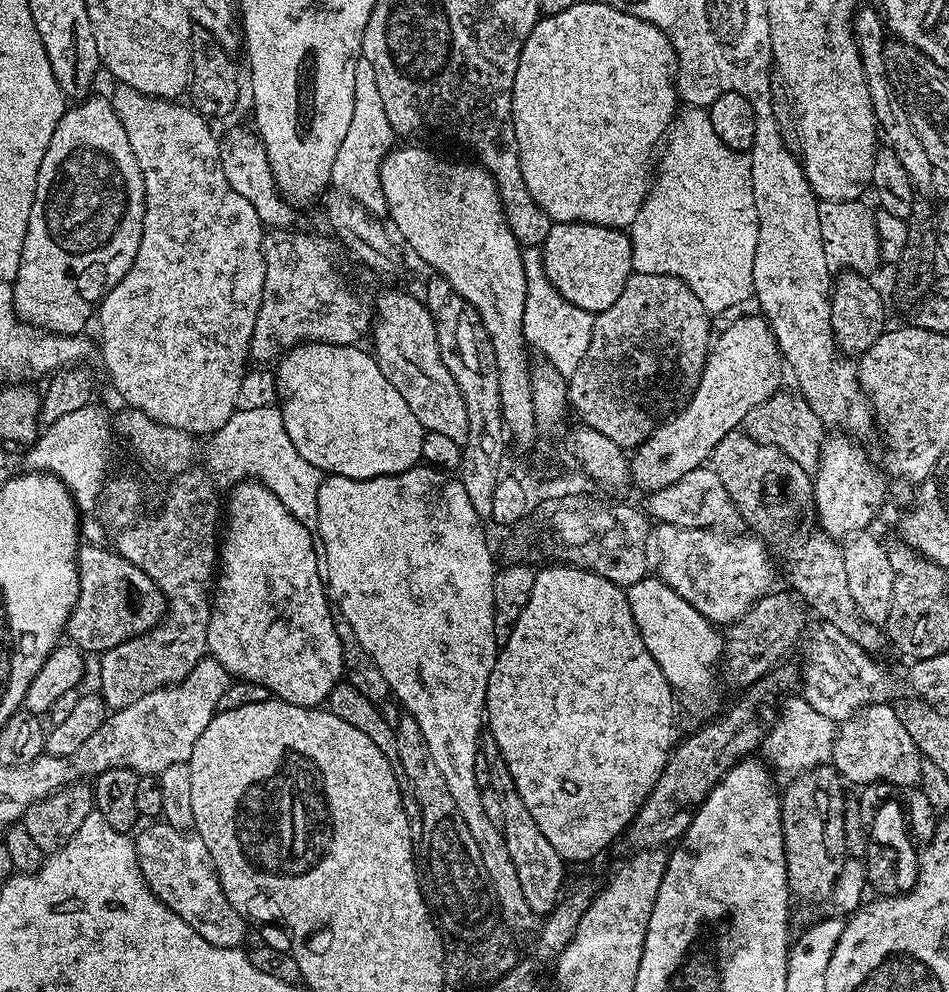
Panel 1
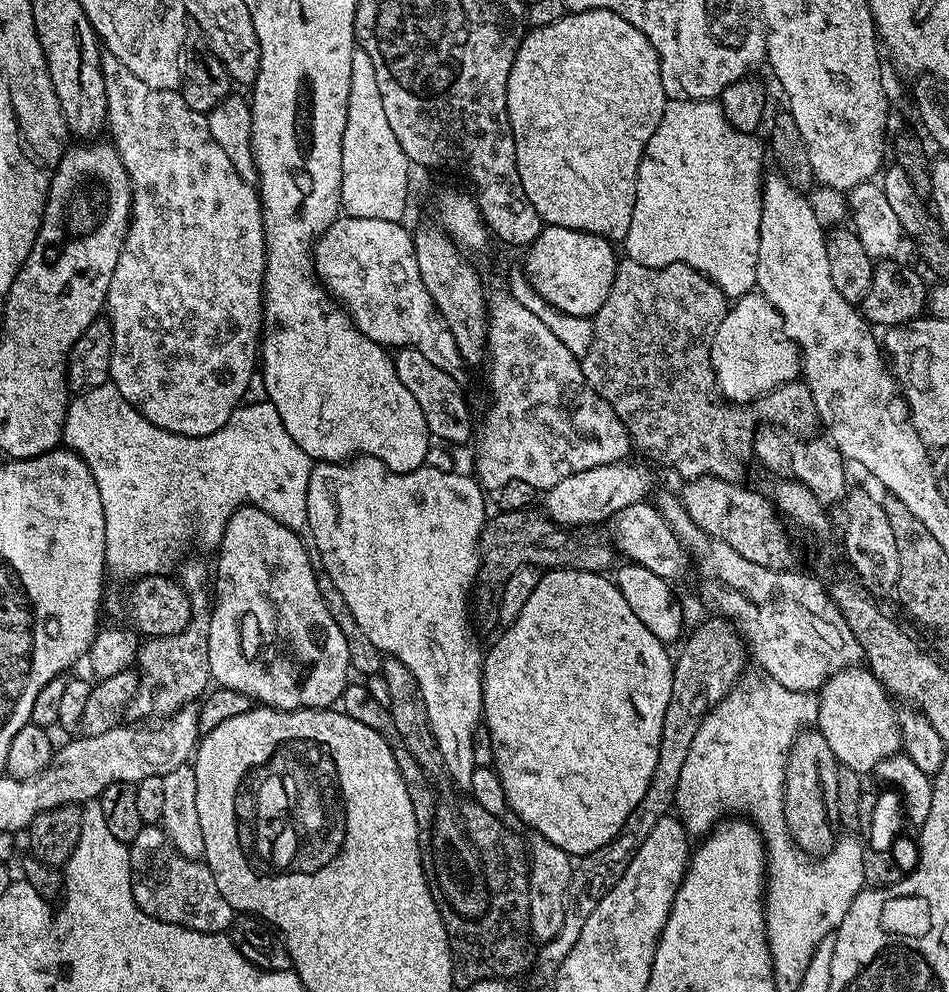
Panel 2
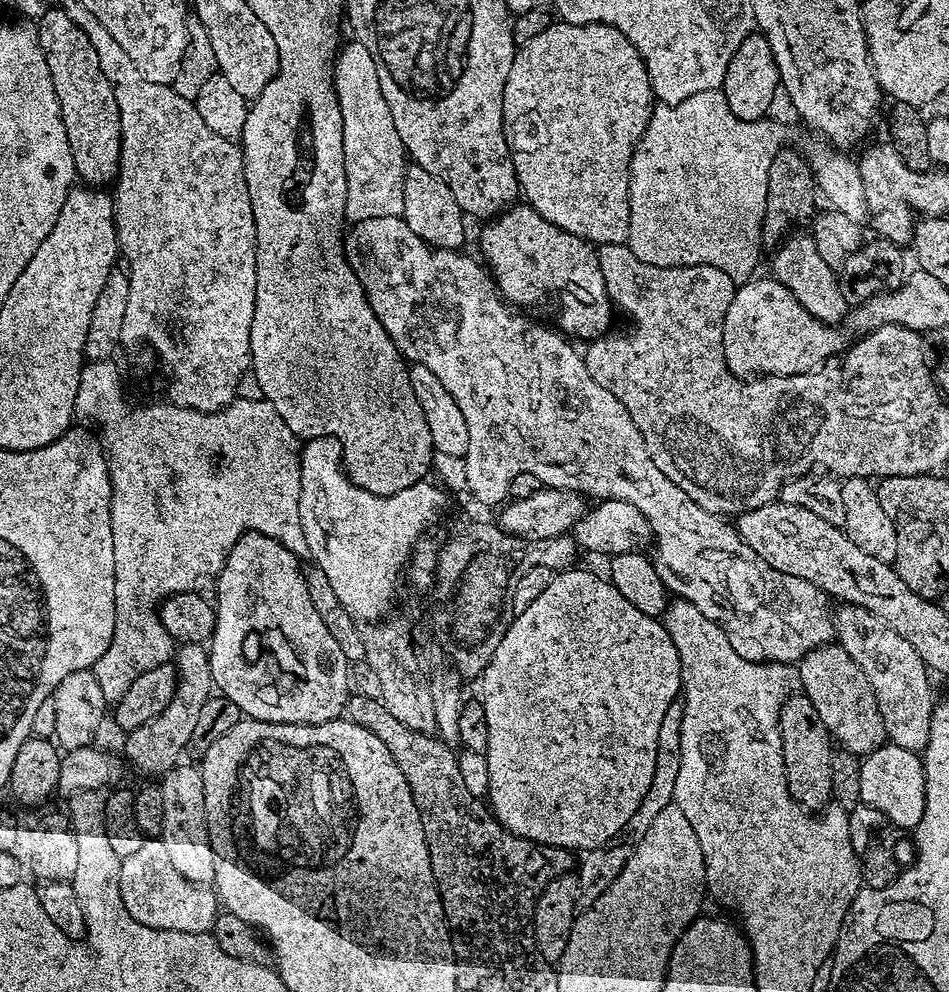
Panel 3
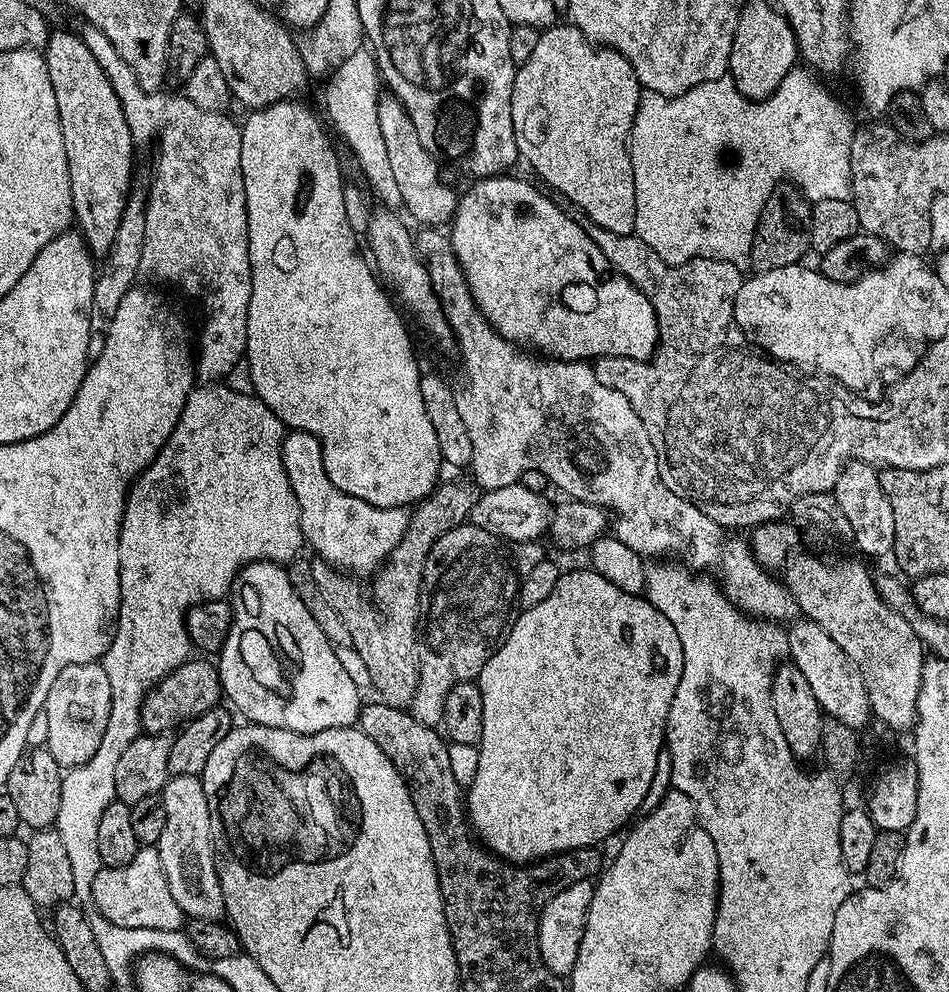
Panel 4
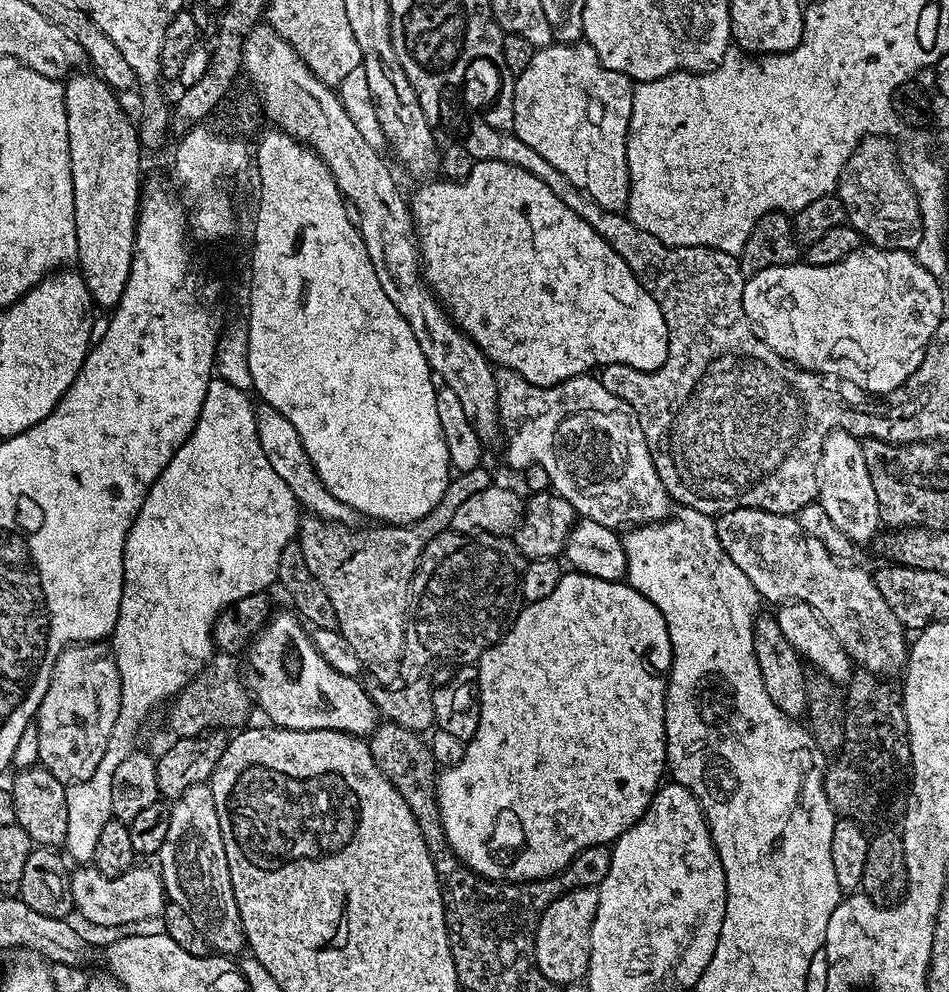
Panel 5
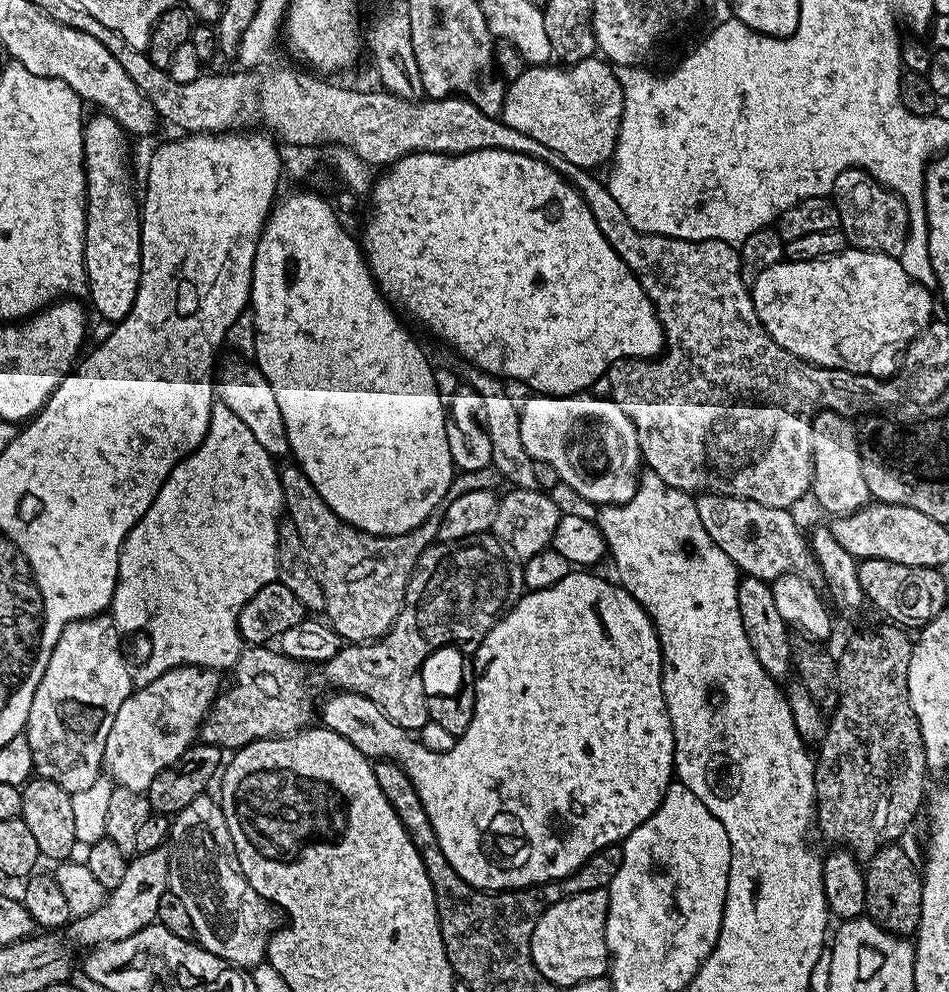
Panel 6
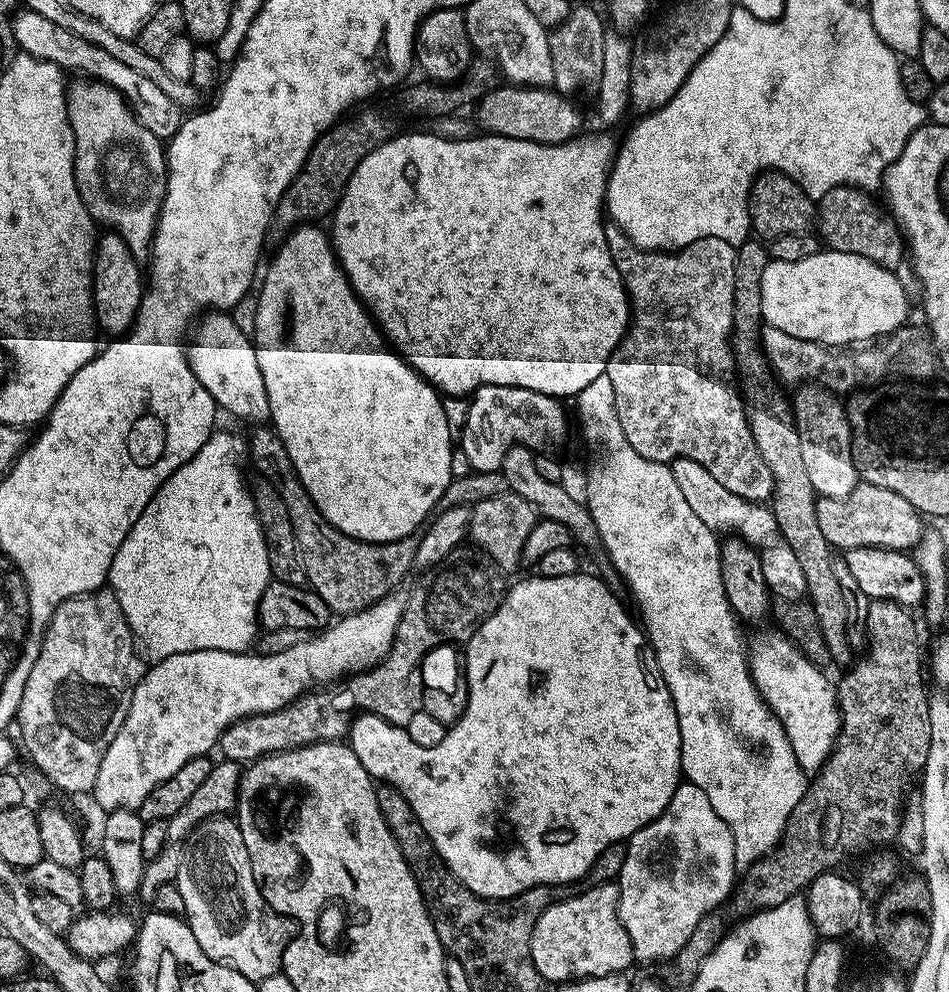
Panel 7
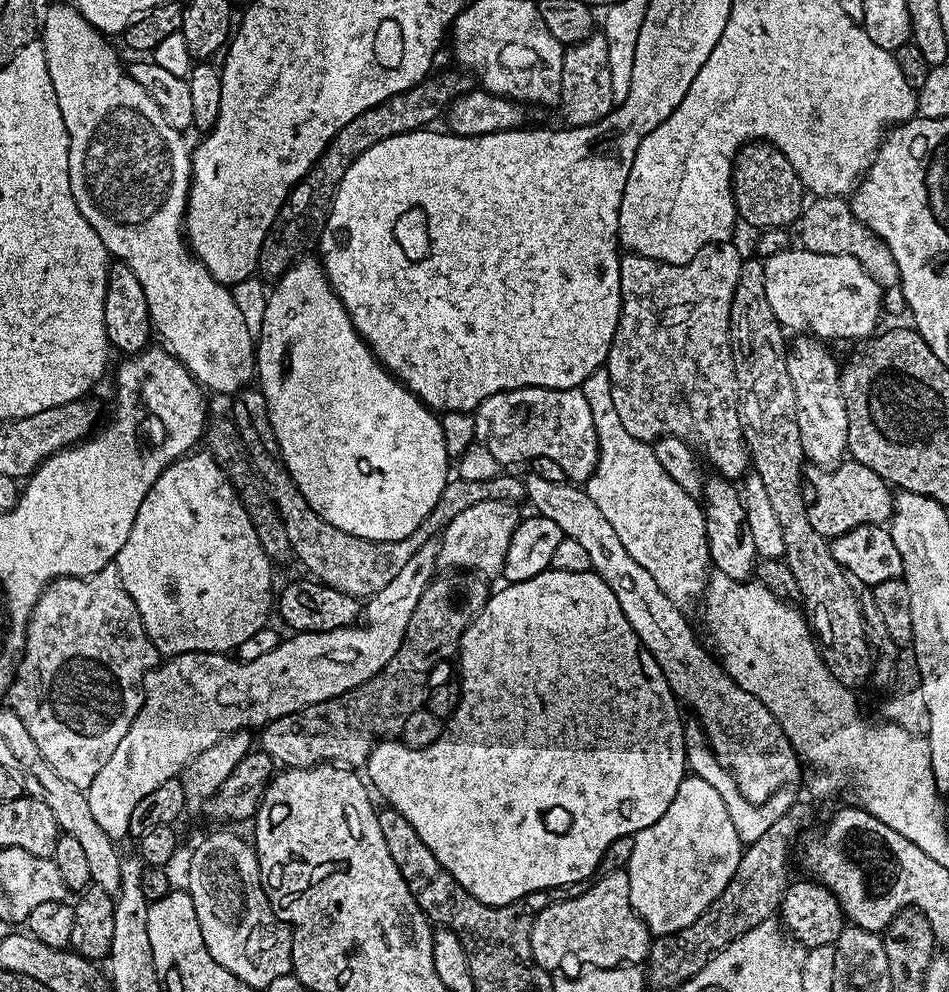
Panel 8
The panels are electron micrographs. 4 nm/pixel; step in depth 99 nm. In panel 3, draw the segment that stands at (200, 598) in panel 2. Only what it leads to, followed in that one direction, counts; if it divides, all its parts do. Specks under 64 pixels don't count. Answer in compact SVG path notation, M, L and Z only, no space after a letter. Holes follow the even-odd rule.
M182 644L175 649L174 667L176 669L176 693L153 720L138 726L127 733L124 740L124 756L128 764L144 778L156 778L175 768L181 759L180 747L193 743L194 726L198 726L198 710L213 695L212 671L208 661L208 649L203 644Z

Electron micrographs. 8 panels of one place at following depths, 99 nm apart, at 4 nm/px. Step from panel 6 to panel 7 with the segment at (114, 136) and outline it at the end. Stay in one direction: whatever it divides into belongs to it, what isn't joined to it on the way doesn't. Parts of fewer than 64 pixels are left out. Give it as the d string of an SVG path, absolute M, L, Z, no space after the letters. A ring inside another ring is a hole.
M108 230L97 239L96 255L92 257L92 311L97 325L100 324L115 338L127 333L140 309L140 300L146 287L145 277L140 276L141 261L122 242L122 238L114 231Z

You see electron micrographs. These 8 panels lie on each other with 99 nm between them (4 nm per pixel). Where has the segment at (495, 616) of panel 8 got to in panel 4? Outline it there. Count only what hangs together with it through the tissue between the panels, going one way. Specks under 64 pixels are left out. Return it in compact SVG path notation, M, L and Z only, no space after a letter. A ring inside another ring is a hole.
M256 560L253 564L241 568L230 589L230 603L232 605L232 625L228 631L228 637L224 640L218 653L220 686L226 700L229 700L227 703L237 713L240 711L244 715L245 721L271 728L285 728L291 732L307 733L321 732L327 728L351 728L359 721L362 693L358 690L358 686L354 686L353 680L346 675L342 662L338 662L336 648L328 641L326 634L322 634L322 626L318 626L318 622L314 622L314 614L310 614L310 610L306 610L306 605L302 603L302 598L298 598L298 594L294 594L294 586L290 586L290 578L285 565L276 564L273 560ZM591 570L565 571L558 578L558 586L554 586L546 599L519 614L520 617L517 615L511 621L499 648L486 666L482 666L478 677L482 694L482 738L478 745L478 772L466 788L466 815L473 833L493 856L510 864L527 866L557 852L599 845L599 840L614 835L641 811L658 754L666 744L664 730L668 726L670 702L674 698L674 690L678 690L678 678L682 678L682 642L678 642L678 630L670 626L670 618L666 618L666 614L659 612L643 595L622 590Z

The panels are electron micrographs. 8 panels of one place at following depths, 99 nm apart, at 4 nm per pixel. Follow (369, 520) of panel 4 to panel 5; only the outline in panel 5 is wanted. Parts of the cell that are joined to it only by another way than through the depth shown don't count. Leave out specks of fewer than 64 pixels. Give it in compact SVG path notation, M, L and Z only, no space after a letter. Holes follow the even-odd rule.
M261 403L256 409L256 425L258 426L258 442L262 442L262 454L266 454L270 466L277 472L278 478L290 486L290 494L294 494L297 504L305 513L320 516L324 520L333 520L335 524L355 525L358 513L353 508L338 502L326 486L322 486L322 478L314 470L310 458L306 454L306 446L302 446L302 438L298 438L298 430L293 424L286 422L278 410L266 403Z

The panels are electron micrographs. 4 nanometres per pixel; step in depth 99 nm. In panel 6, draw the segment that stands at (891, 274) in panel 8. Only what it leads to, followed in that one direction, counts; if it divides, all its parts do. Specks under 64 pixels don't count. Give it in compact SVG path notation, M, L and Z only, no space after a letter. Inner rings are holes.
M848 168L838 174L830 199L838 210L839 229L851 247L897 258L902 254L902 246L906 246L908 215L906 206L895 192L880 185L870 173L863 172L860 168Z

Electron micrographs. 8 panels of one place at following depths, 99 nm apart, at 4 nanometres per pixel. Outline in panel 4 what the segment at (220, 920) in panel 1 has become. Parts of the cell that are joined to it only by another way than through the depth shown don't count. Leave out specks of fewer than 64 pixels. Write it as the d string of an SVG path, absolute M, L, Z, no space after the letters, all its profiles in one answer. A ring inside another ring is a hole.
M141 846L134 854L134 858L126 866L117 868L101 867L98 878L92 883L91 903L94 902L95 911L102 913L114 926L127 928L145 928L146 930L166 930L178 932L185 927L184 911L174 902L174 894L170 894L170 882L166 882L166 870L162 870L162 858L159 847Z

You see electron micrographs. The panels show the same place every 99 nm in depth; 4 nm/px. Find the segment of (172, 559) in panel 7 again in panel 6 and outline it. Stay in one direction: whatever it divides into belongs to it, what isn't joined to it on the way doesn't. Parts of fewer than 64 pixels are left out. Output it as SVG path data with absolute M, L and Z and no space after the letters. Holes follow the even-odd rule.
M219 402L213 403L206 438L186 459L179 460L174 466L174 470L170 470L170 474L166 478L162 490L158 490L150 510L146 510L146 514L142 514L140 521L132 527L130 534L125 538L118 558L118 578L110 615L117 632L121 634L145 632L148 635L148 644L152 649L149 650L144 665L140 669L138 667L135 669L134 680L137 685L154 682L154 678L175 668L182 668L186 664L213 670L228 670L238 662L242 651L238 614L242 610L242 606L246 606L246 602L250 602L250 598L254 598L254 594L258 594L258 590L262 590L262 586L276 580L276 543L284 512L284 495L277 465L272 464L275 464L273 457L269 456L266 450L262 450L262 446L258 446L254 434L250 434L249 428L247 428L246 422L240 421L238 414L234 414L234 410L230 410L230 406Z

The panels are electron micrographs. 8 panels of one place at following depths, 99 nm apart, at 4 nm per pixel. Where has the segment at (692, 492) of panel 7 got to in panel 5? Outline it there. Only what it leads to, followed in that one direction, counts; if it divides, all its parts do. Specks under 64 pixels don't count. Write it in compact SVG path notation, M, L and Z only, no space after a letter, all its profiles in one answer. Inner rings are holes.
M739 508L733 512L723 513L716 520L716 537L726 550L726 554L754 582L754 590L765 600L775 602L795 602L810 606L826 622L826 626L842 642L846 654L863 671L872 672L881 678L899 677L908 663L909 637L906 629L898 618L894 618L894 610L886 606L886 598L878 594L878 586L873 573L863 572L860 568L851 568L848 562L841 562L833 557L826 546L817 538L812 537L799 525L797 517L789 514L783 516L777 512L767 512L761 508Z

